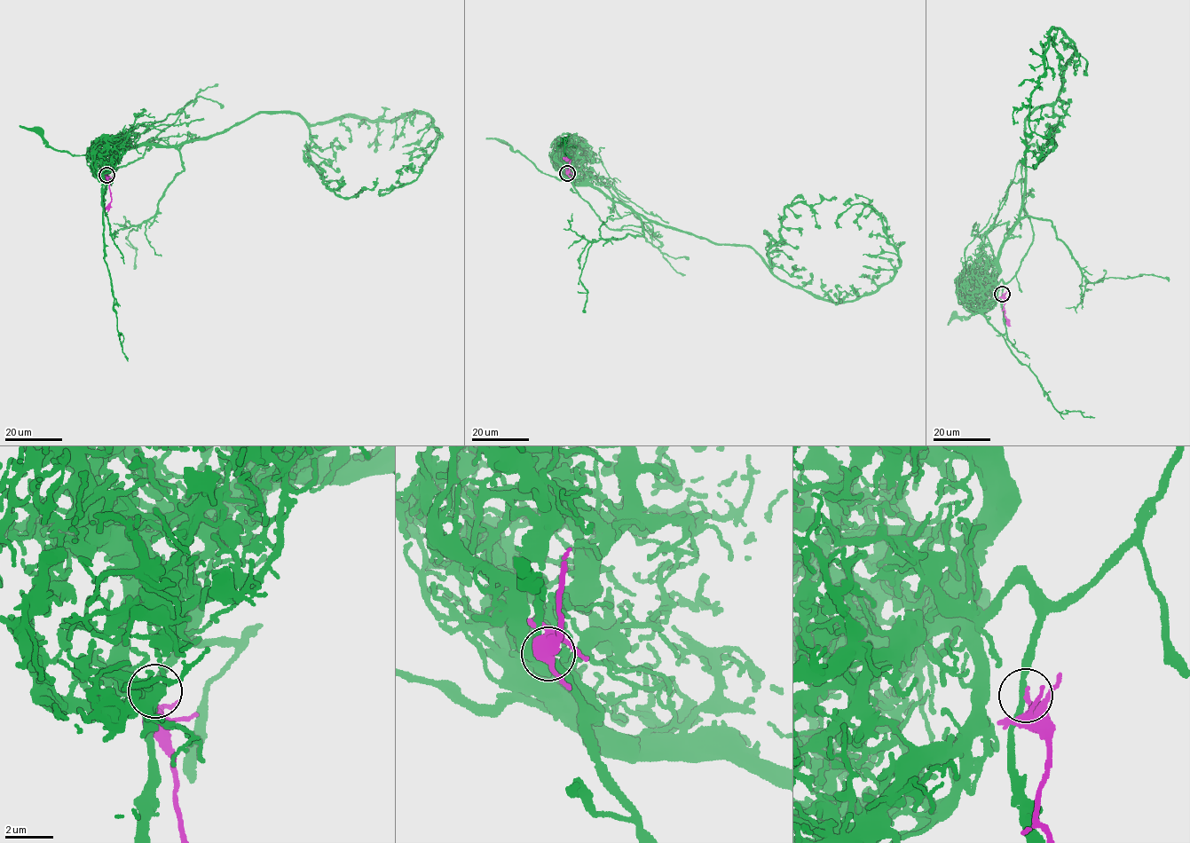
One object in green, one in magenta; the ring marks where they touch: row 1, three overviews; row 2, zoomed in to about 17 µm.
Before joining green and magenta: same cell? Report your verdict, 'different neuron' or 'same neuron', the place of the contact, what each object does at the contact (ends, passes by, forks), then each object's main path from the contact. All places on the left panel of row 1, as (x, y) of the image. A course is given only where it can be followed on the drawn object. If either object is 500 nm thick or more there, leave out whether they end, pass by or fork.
different neuron; place (106, 175); green passes by; magenta passes by; course green (106, 174), (121, 150), (207, 139), (261, 113), (311, 124), (428, 115), (437, 146), (414, 180), (384, 190); course magenta (106, 174), (111, 200), (107, 211)

